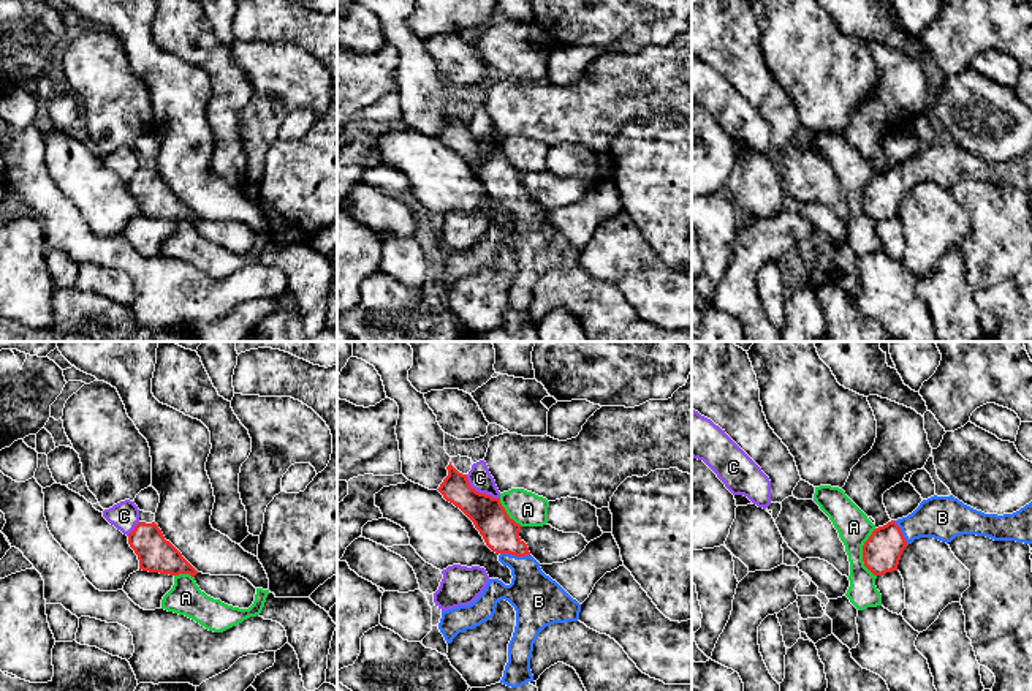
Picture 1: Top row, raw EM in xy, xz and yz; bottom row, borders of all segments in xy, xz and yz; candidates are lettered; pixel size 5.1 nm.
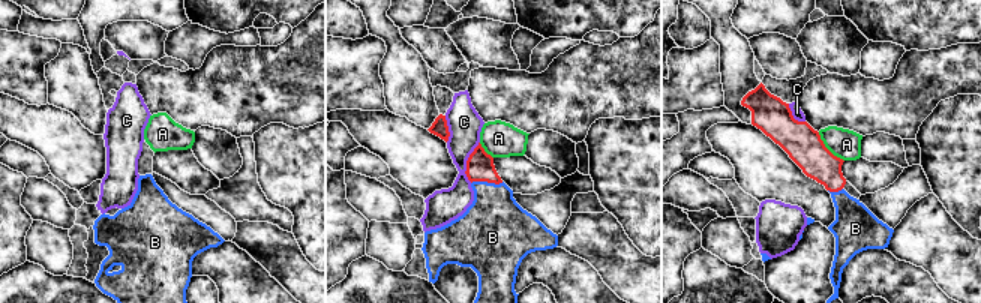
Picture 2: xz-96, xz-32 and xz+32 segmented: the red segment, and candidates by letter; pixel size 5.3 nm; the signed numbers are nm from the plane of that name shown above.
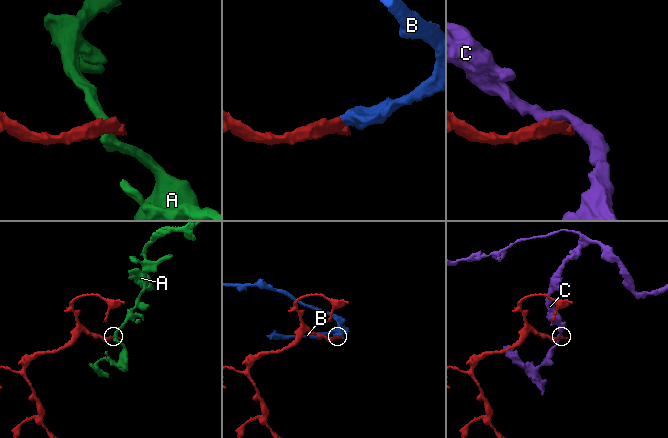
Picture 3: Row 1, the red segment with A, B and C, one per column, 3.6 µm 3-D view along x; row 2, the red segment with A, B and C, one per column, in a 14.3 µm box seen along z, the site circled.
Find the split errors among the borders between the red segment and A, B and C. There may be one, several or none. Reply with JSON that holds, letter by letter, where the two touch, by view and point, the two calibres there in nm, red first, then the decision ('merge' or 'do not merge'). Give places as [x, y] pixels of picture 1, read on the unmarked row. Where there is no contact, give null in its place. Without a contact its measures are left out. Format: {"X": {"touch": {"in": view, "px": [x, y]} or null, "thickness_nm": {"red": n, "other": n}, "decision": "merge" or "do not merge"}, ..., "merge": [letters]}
{"A": {"touch": {"in": "yz", "px": [863, 198]}, "thickness_nm": {"red": 190, "other": 170}, "decision": "do not merge"}, "B": {"touch": {"in": "xz", "px": [515, 200]}, "thickness_nm": {"red": 190, "other": 240}, "decision": "merge"}, "C": {"touch": {"in": "xz", "px": [478, 138]}, "thickness_nm": {"red": 190, "other": 120}, "decision": "do not merge"}, "merge": ["B"]}

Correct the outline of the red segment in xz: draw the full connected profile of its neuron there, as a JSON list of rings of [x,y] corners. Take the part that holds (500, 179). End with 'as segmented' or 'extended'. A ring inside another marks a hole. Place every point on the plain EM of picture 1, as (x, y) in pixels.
[[[451,108],[446,115],[448,122],[437,136],[473,168],[486,191],[511,215],[513,225],[510,231],[489,225],[472,250],[442,256],[438,275],[451,289],[459,278],[492,264],[499,247],[508,247],[516,256],[516,272],[500,329],[522,332],[533,327],[530,304],[538,280],[554,269],[578,267],[581,250],[541,217],[519,183],[521,171],[507,160],[500,144],[472,134],[467,120],[459,119]]] | extended

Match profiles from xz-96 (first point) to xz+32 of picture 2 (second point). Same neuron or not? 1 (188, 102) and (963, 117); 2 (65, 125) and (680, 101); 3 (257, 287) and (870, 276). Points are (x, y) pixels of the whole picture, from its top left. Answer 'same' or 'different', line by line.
1: different
2: different
3: same

